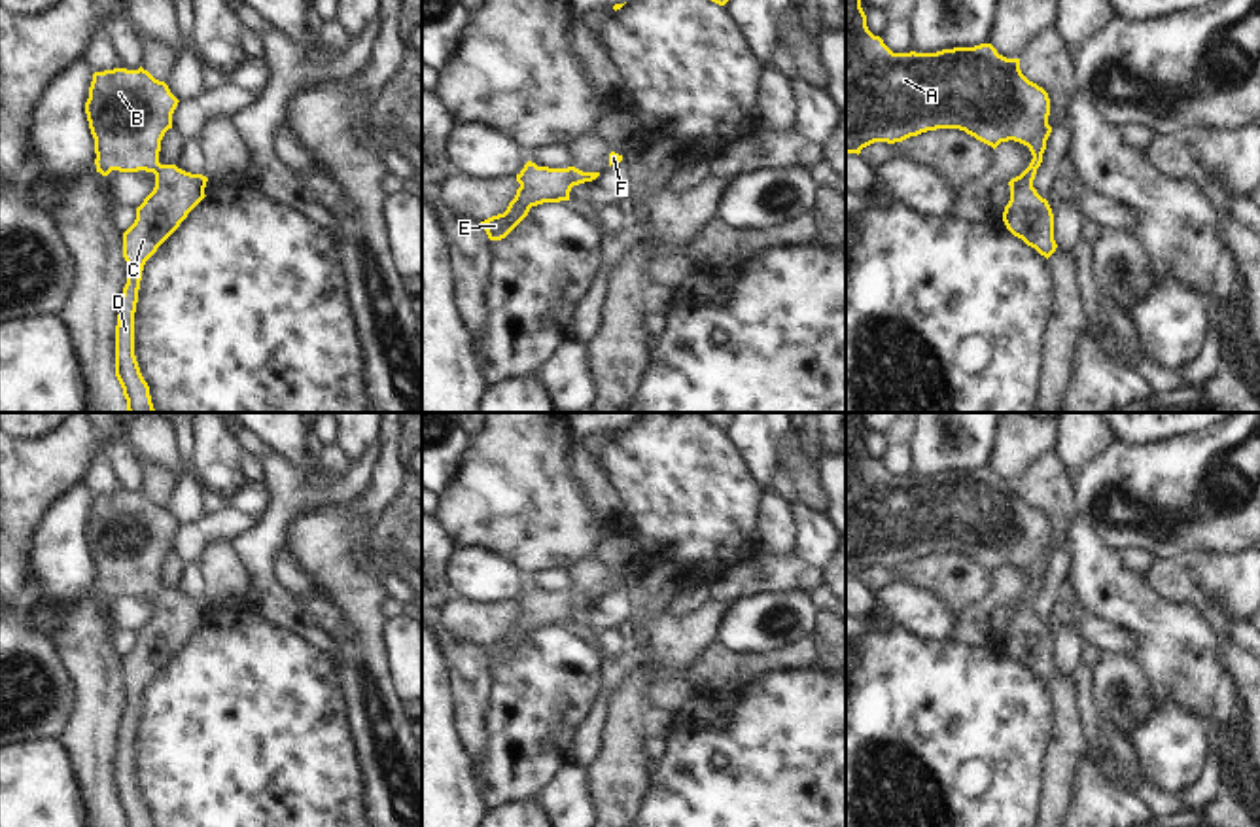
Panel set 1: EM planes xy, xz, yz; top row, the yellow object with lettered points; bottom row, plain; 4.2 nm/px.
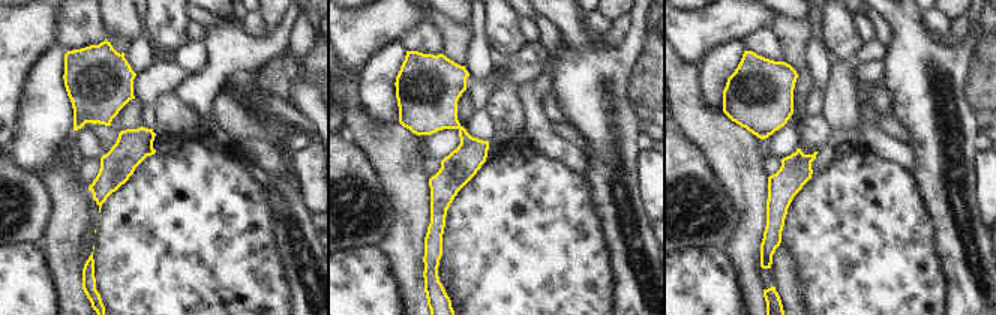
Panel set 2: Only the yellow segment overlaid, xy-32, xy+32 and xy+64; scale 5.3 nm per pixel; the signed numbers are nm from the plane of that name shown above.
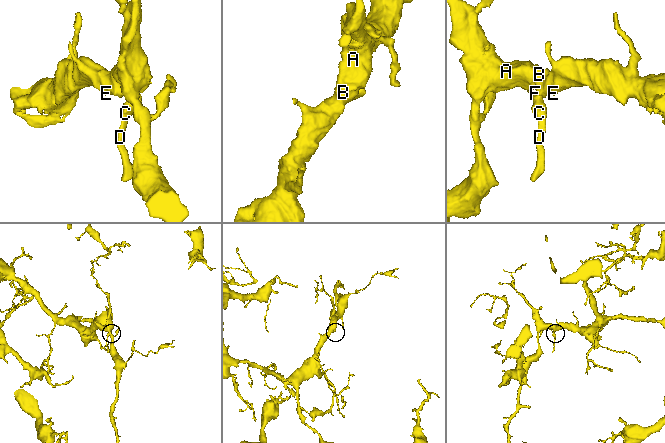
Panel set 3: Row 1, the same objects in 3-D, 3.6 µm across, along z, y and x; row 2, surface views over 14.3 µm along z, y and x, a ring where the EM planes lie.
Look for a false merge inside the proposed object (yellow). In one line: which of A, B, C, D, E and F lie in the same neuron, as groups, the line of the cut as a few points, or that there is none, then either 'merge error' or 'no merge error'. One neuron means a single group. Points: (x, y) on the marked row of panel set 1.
A B C D E F | no cut | no merge error

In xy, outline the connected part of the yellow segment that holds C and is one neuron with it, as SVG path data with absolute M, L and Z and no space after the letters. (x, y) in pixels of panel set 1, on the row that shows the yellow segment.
M142 66L95 72L85 102L96 172L155 174L153 191L136 208L134 223L123 233L127 284L115 326L115 377L129 413L155 413L149 386L134 356L134 312L144 265L206 197L206 176L159 163L161 140L172 129L178 102L168 85Z

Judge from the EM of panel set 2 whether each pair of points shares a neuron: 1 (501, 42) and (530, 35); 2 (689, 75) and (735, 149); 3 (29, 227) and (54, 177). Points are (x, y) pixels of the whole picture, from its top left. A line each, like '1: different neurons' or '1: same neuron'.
1: different neurons
2: same neuron
3: different neurons

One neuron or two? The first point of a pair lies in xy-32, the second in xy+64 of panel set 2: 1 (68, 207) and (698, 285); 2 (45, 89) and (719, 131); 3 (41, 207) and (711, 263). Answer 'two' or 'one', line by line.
1: two
2: two
3: two

